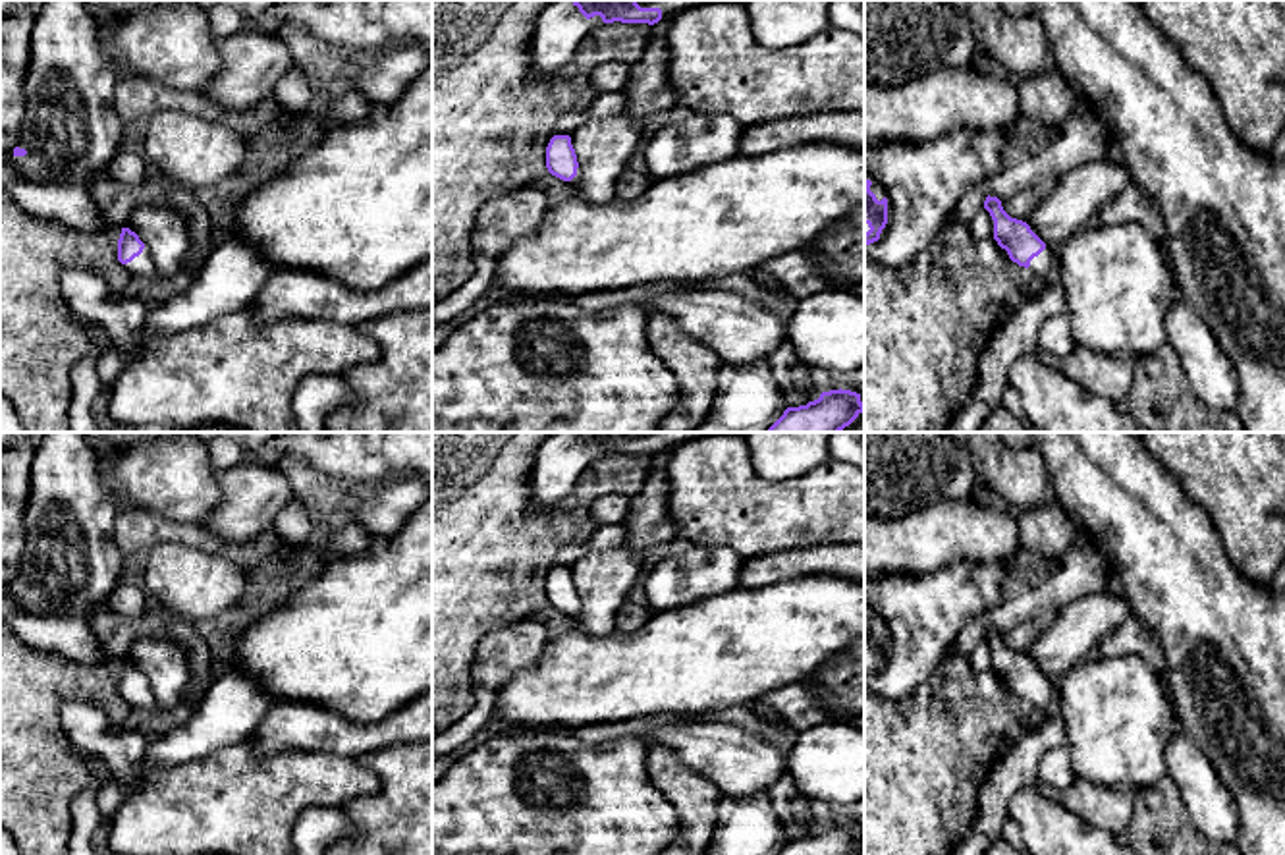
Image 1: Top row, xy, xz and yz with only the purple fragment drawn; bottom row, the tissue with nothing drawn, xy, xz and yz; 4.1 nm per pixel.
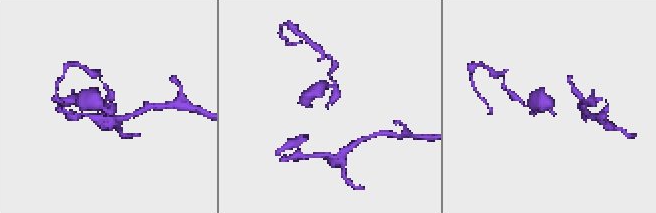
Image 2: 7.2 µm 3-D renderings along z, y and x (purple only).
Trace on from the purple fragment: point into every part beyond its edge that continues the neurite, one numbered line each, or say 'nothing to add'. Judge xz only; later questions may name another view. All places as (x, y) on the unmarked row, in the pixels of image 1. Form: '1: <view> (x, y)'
1: xz (560, 460)

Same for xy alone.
1: xy (70, 562)

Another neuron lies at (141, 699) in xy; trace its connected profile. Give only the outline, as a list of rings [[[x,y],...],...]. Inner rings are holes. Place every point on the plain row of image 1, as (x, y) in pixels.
[[[147,677],[139,689],[135,689],[131,695],[127,695],[123,699],[135,710],[158,710],[156,697],[154,697]]]

